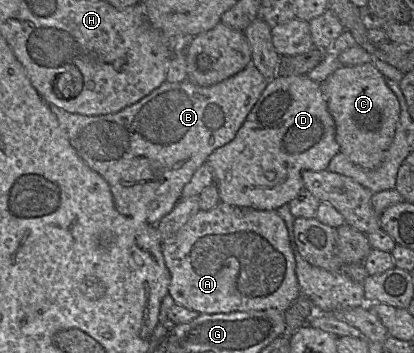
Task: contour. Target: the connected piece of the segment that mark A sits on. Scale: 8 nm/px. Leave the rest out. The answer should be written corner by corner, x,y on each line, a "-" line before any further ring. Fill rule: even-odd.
222,202
208,211
199,209
173,237
163,241
162,253
170,273
168,292
174,303
199,314
267,309
285,312
300,295
288,231
276,211
238,207

